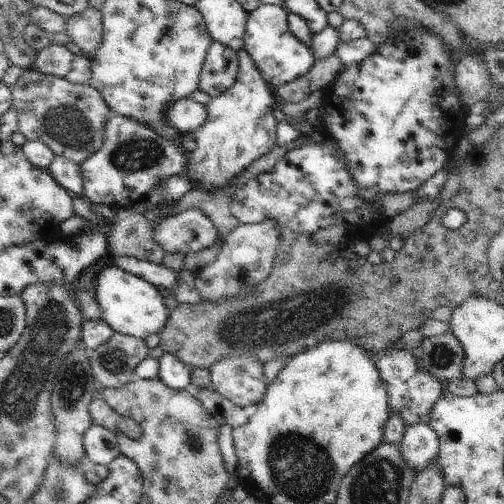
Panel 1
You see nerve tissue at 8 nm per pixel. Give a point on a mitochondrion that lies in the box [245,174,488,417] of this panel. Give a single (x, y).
(441, 356)

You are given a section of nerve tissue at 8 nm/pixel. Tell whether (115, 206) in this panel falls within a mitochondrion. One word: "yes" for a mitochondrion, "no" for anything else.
no

